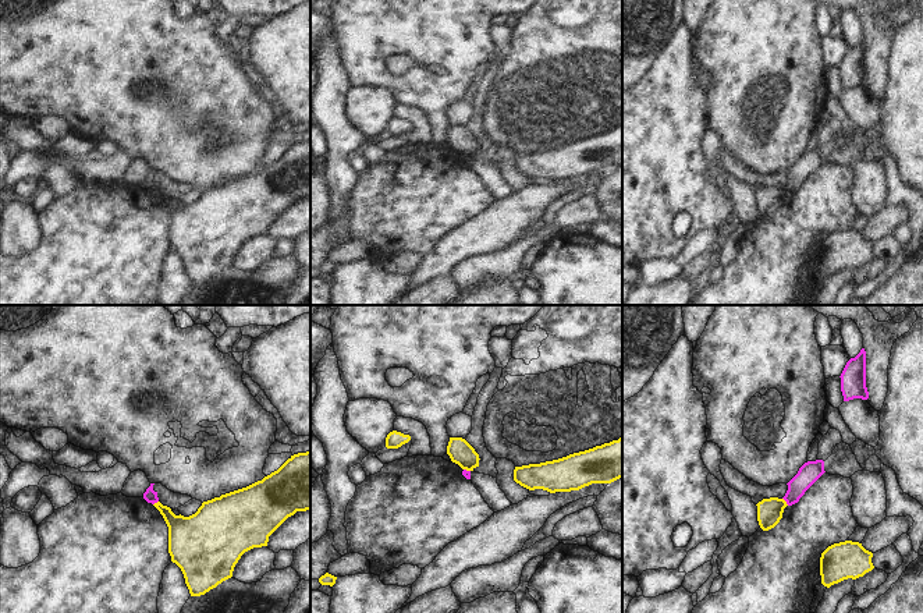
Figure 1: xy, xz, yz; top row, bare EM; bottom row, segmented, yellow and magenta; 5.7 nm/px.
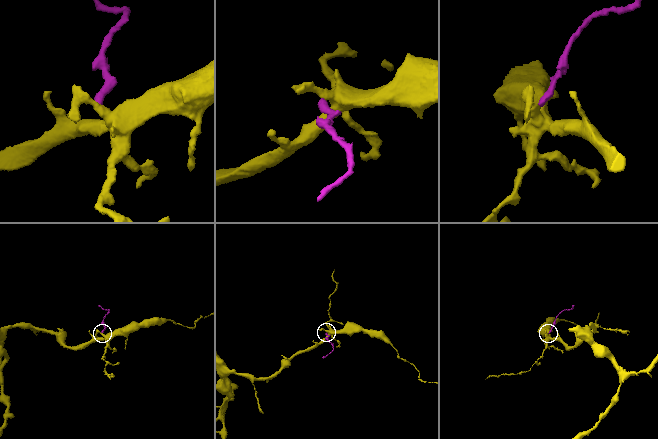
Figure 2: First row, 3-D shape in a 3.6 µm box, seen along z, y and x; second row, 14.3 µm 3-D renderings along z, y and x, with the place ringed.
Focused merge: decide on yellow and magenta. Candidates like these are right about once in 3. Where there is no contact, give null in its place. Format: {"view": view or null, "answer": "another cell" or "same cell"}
{"view": "yz", "answer": "another cell"}

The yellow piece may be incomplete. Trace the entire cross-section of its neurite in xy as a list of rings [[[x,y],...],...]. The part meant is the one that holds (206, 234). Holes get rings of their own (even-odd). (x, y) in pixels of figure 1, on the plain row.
[[[310,138],[291,143],[277,159],[246,176],[203,189],[189,205],[153,192],[168,215],[168,241],[185,266],[191,284],[200,284],[232,265],[241,244],[267,234],[269,224],[297,199],[310,198]]]

